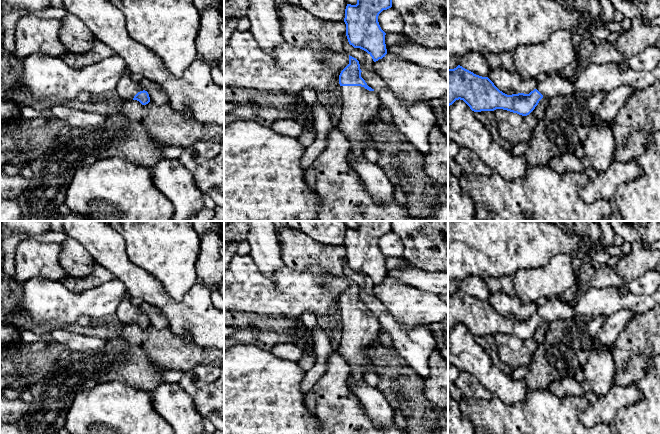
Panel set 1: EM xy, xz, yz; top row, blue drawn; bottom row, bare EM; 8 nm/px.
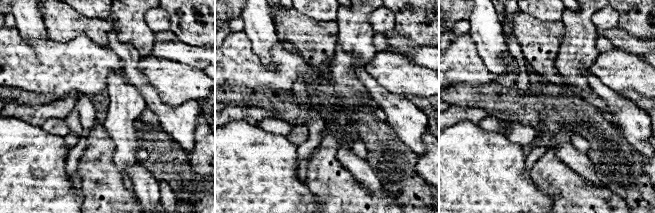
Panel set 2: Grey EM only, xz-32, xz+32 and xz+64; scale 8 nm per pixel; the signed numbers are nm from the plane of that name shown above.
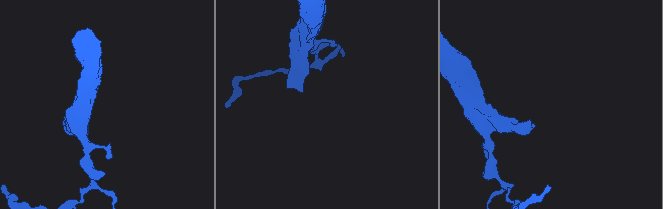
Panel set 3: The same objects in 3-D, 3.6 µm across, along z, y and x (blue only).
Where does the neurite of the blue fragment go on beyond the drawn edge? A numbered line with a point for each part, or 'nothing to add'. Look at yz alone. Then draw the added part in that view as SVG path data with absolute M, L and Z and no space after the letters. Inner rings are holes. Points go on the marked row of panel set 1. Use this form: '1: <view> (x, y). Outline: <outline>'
1: yz (594, 78). Outline: M660 62L648 71L635 71L627 66L621 70L619 64L589 64L581 69L574 80L568 80L558 73L549 73L538 82L537 90L543 98L551 99L582 93L586 97L601 92L610 92L619 86L629 86L635 90L643 89L660 81Z

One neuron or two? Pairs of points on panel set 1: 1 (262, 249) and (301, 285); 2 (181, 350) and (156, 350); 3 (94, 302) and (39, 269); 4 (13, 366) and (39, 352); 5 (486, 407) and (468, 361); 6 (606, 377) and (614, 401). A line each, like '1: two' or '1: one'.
1: two
2: one
3: two
4: one
5: two
6: two

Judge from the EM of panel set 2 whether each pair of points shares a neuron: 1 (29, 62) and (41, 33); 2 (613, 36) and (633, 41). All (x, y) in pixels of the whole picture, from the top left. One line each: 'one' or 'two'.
1: two
2: one

